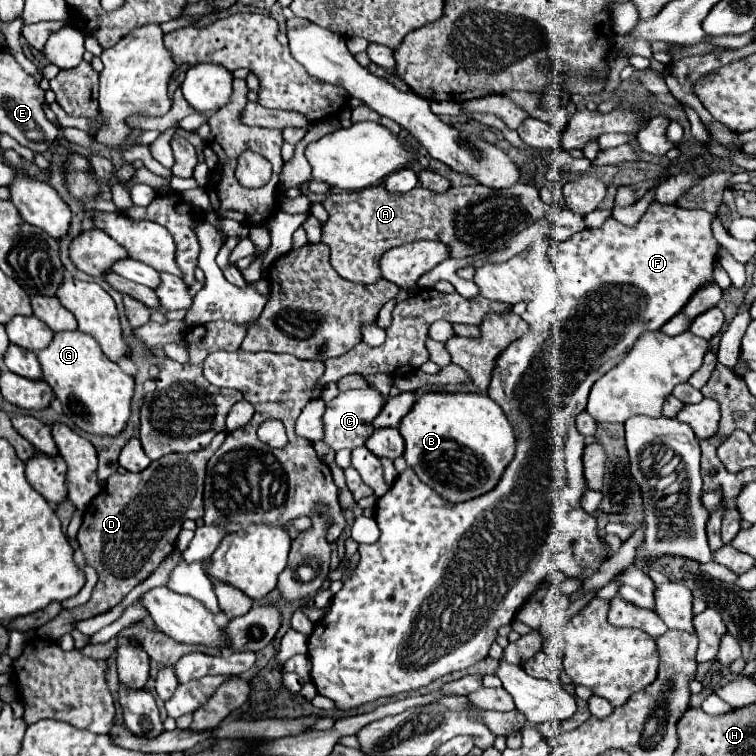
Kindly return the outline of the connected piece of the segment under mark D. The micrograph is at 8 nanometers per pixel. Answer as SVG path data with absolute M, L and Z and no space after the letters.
M218 432L214 440L198 452L166 454L142 472L112 474L108 478L106 488L86 506L78 532L80 550L84 552L86 564L96 570L98 582L86 604L62 610L54 620L40 626L40 638L56 642L60 636L74 630L72 624L76 620L86 620L110 610L158 568L158 564L174 550L182 522L188 518L202 518L206 464L216 448L222 446L226 434L228 432Z

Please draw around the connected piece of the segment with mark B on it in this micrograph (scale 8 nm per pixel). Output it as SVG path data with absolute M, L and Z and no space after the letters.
M424 392L398 426L404 438L404 458L416 476L450 502L464 502L494 488L506 464L514 458L514 430L502 408L486 394L476 392Z

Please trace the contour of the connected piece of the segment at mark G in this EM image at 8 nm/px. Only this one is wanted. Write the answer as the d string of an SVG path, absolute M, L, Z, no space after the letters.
M80 330L56 332L52 342L36 352L44 380L52 386L54 396L62 402L64 414L84 432L114 436L124 430L130 416L130 398L134 394L134 378L108 360L98 342Z

